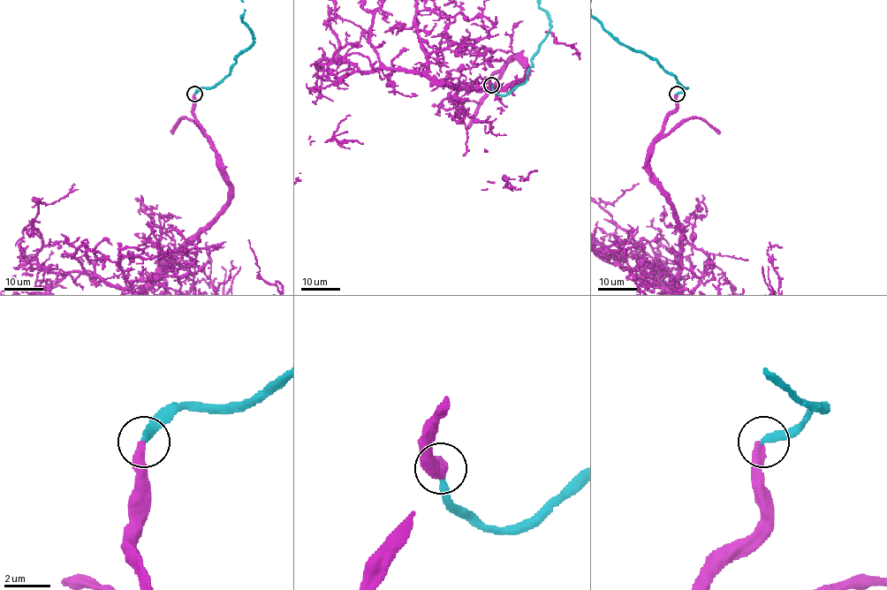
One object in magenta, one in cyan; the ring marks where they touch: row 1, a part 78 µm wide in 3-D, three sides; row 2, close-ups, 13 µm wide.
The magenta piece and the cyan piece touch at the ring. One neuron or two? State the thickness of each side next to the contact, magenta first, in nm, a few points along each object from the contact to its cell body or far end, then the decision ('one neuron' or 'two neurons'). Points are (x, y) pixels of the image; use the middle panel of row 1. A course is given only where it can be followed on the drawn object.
calibres 400 and 320 nm; course cyan (491, 85), (498, 94), (507, 95), (525, 81), (549, 31), (549, 16); two neurons

